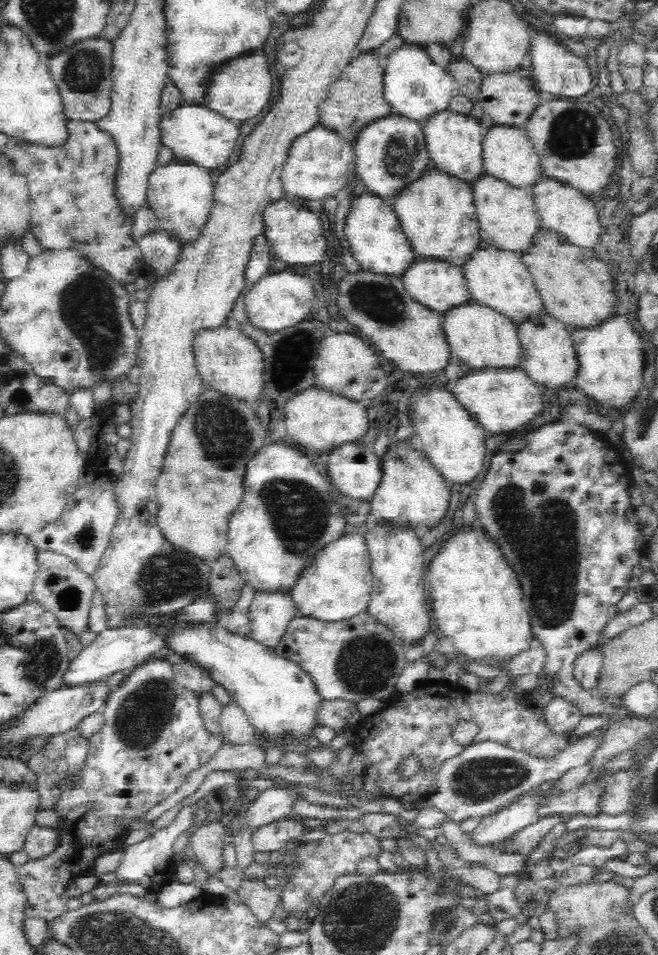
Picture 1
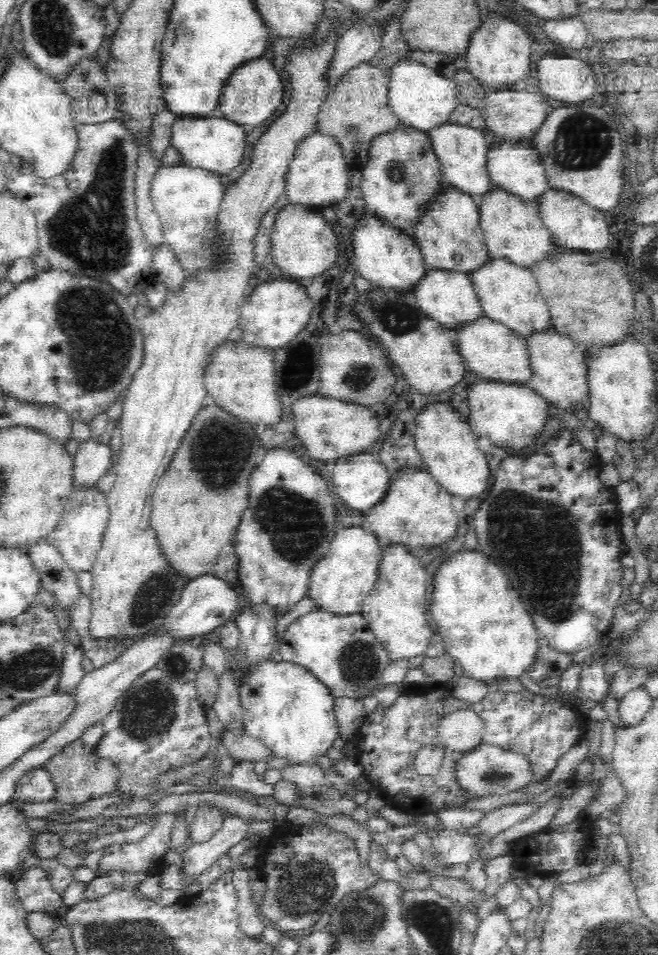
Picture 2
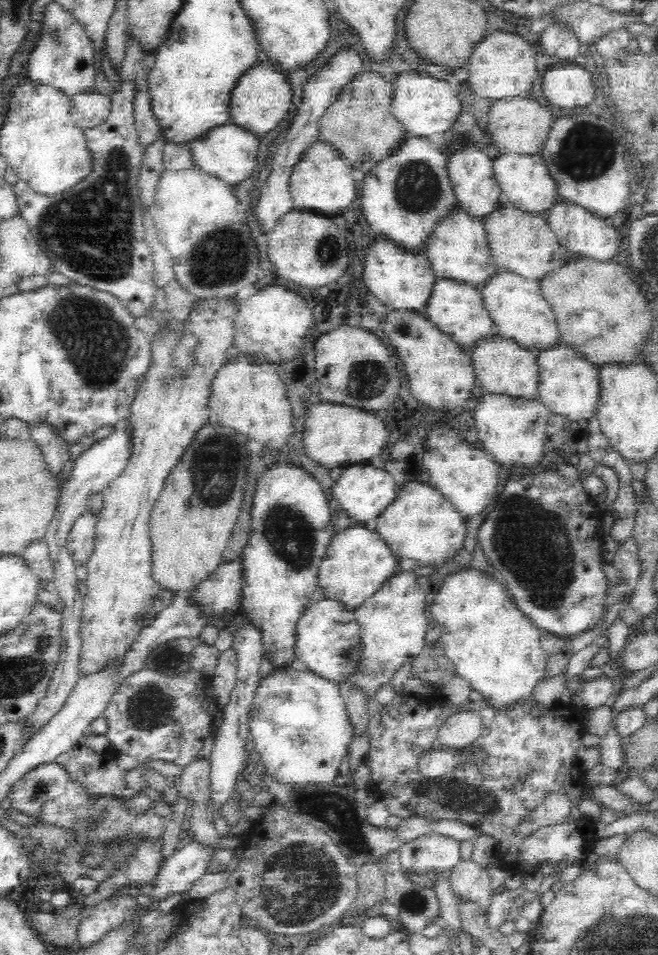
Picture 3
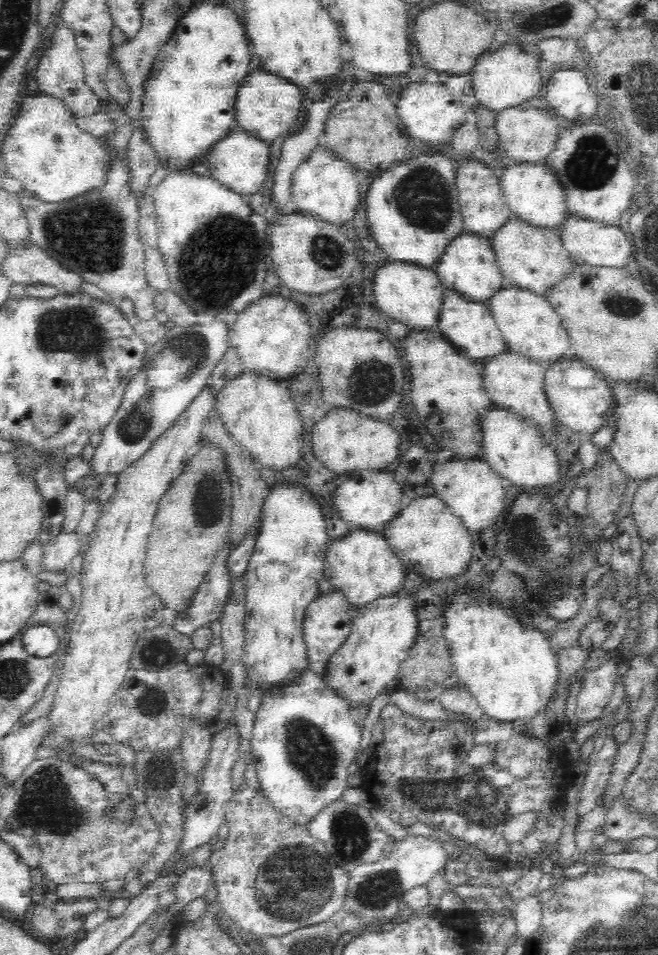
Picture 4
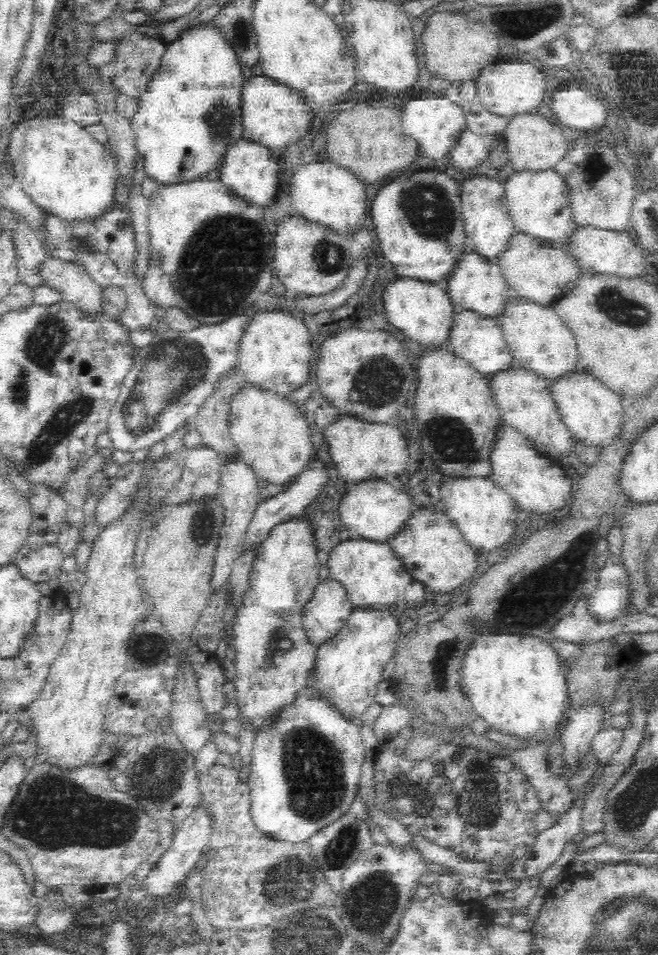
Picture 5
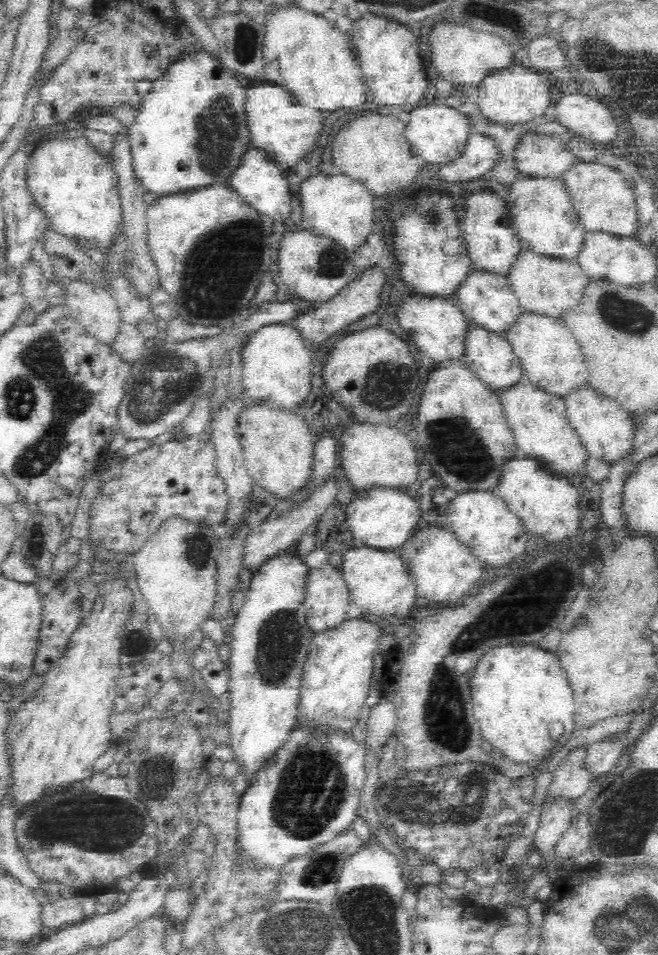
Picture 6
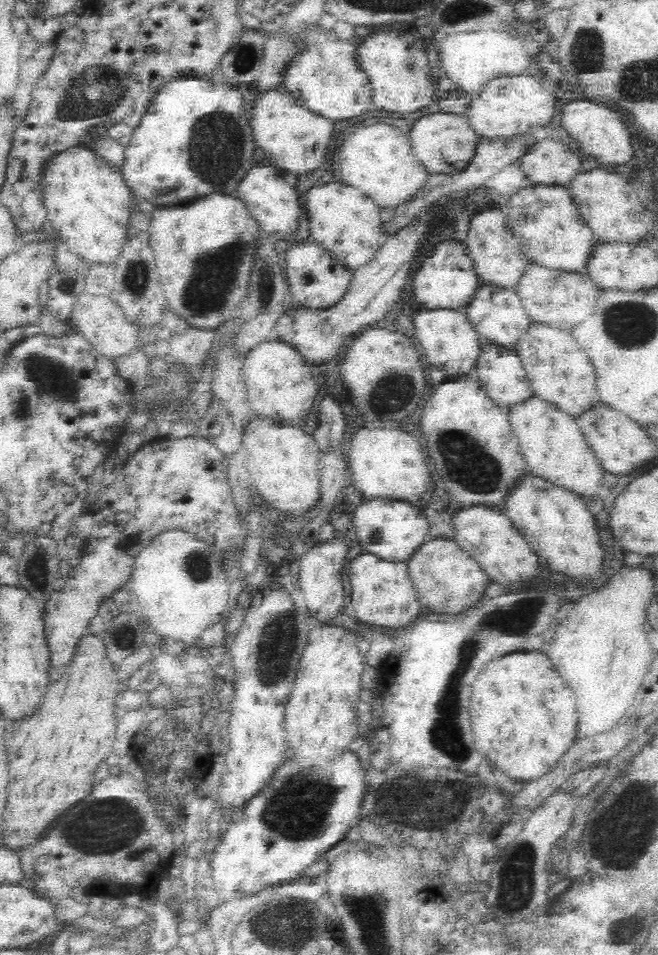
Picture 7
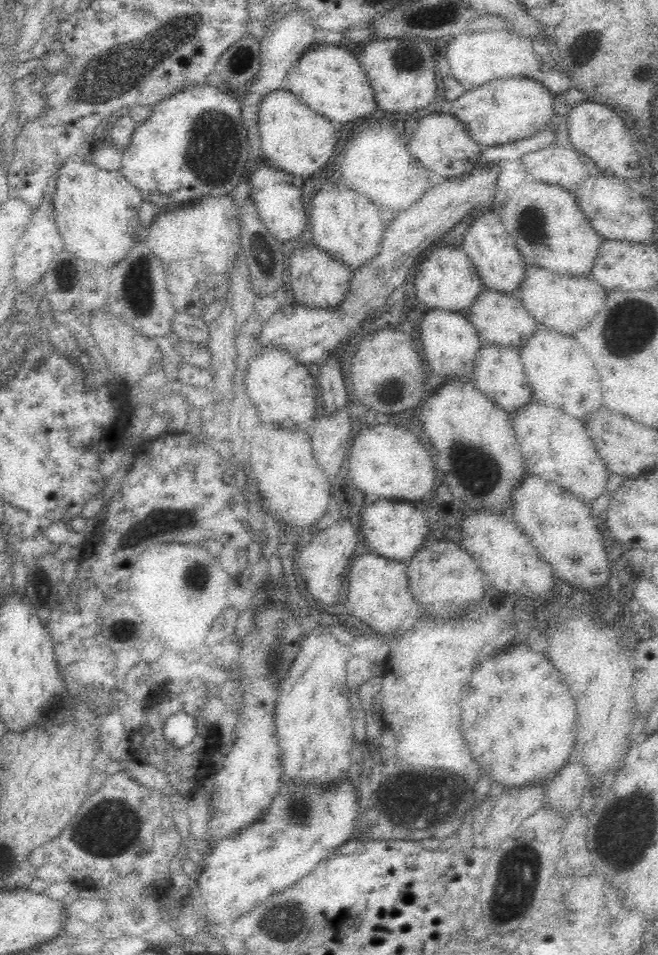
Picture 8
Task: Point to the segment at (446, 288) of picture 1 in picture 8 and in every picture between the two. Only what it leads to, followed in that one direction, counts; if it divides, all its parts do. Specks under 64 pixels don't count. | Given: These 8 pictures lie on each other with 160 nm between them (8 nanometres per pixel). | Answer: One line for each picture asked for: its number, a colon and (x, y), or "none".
2: (448, 298)
3: (458, 310)
4: (470, 327)
5: (480, 341)
6: (489, 355)
7: (499, 371)
8: (499, 373)

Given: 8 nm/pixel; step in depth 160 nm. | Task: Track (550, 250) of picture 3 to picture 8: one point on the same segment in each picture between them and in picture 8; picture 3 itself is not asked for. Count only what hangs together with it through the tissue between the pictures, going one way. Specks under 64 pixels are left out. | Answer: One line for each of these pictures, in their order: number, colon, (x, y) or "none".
4: (533, 259)
5: (539, 274)
6: (543, 286)
7: (562, 300)
8: (565, 303)

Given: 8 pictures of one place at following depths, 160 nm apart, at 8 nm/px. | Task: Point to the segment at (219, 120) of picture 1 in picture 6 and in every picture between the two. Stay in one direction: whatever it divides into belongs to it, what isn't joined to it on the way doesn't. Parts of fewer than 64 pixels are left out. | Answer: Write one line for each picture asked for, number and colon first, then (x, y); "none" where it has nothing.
2: (215, 144)
3: (229, 153)
4: (241, 162)
5: (249, 170)
6: (262, 183)

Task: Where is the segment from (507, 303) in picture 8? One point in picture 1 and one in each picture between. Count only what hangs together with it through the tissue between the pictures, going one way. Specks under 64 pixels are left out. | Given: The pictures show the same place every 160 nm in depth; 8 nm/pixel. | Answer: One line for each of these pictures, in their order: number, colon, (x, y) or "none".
1: (437, 213)
2: (449, 235)
3: (458, 250)
4: (468, 267)
5: (477, 285)
6: (487, 299)
7: (497, 314)

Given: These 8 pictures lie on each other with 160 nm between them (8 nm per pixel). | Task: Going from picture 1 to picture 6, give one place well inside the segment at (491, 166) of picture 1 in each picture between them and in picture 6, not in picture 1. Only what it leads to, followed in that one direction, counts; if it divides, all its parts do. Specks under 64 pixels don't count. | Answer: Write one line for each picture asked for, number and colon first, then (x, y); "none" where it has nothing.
2: (516, 169)
3: (524, 179)
4: (533, 192)
5: (537, 201)
6: (541, 214)

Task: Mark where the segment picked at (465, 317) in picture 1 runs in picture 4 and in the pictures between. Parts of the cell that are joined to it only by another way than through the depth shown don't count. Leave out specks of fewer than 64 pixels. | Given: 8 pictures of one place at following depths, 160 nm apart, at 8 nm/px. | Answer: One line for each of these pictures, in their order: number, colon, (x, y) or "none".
2: (494, 353)
3: (501, 366)
4: (515, 383)

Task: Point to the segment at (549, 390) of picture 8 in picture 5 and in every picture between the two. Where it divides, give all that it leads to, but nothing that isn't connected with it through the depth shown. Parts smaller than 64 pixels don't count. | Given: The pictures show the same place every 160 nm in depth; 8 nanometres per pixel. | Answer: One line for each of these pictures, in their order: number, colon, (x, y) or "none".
5: (540, 341)
6: (551, 358)
7: (560, 373)

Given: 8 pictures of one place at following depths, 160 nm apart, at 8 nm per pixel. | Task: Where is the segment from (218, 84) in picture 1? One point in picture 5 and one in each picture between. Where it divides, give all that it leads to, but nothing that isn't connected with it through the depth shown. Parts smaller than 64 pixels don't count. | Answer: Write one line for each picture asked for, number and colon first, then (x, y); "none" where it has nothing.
2: (251, 96)
3: (262, 98)
4: (266, 106)
5: (274, 116)

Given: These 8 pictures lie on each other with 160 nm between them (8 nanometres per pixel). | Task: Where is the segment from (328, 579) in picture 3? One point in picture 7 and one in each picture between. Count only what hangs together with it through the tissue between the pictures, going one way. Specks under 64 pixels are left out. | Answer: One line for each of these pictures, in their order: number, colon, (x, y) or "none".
4: (361, 565)
5: (372, 576)
6: (380, 588)
7: (381, 592)

